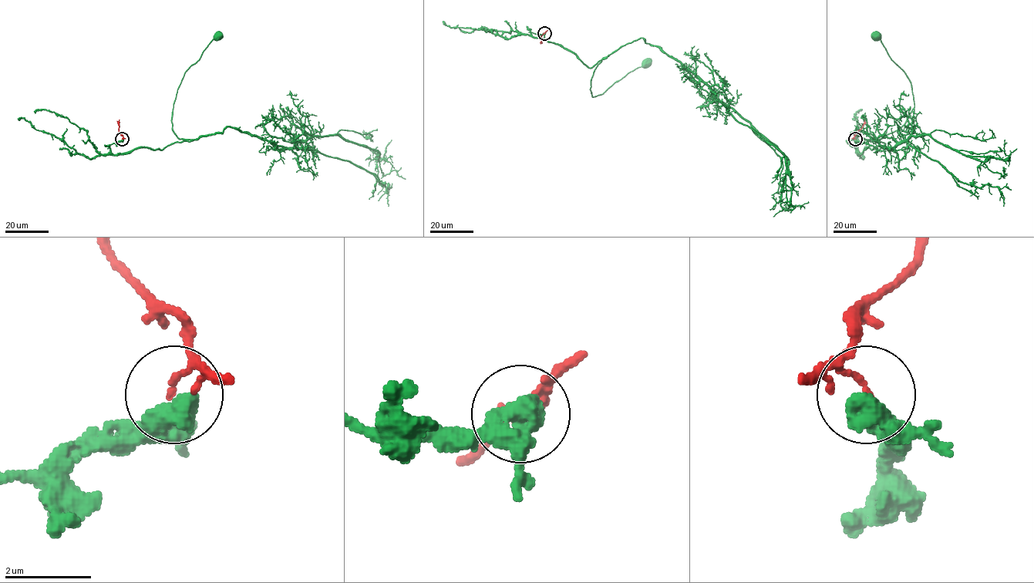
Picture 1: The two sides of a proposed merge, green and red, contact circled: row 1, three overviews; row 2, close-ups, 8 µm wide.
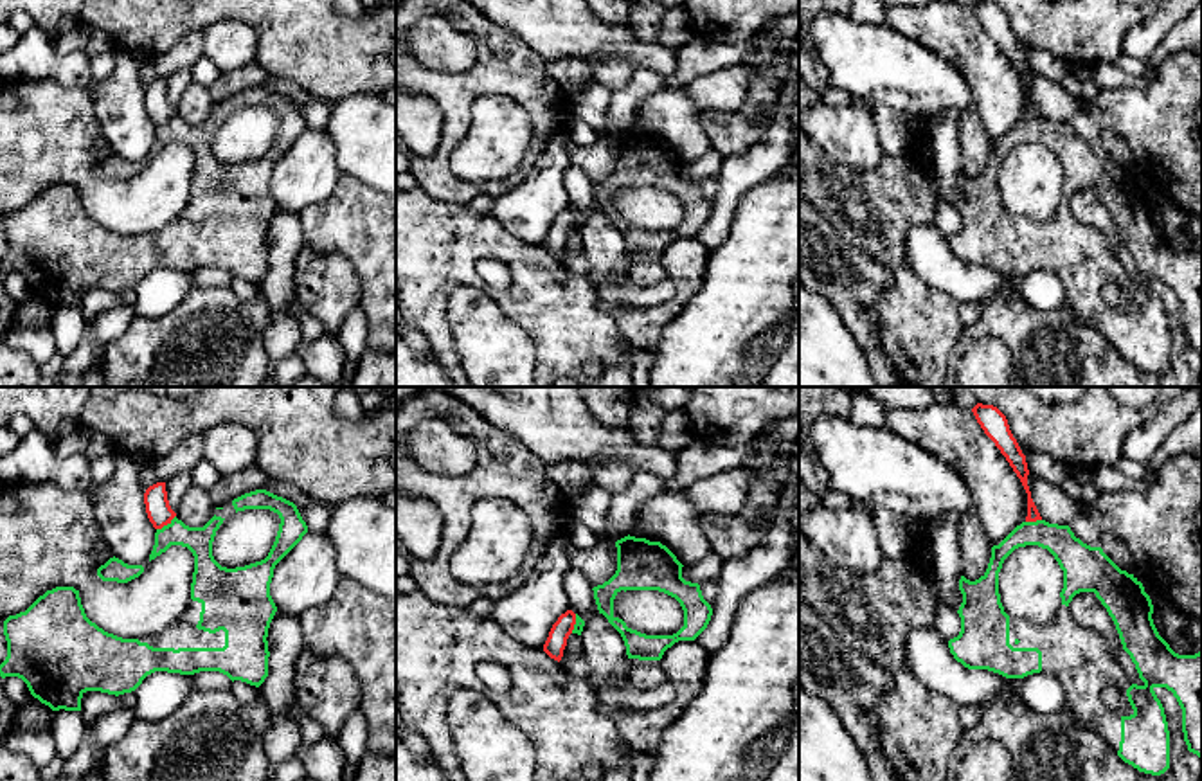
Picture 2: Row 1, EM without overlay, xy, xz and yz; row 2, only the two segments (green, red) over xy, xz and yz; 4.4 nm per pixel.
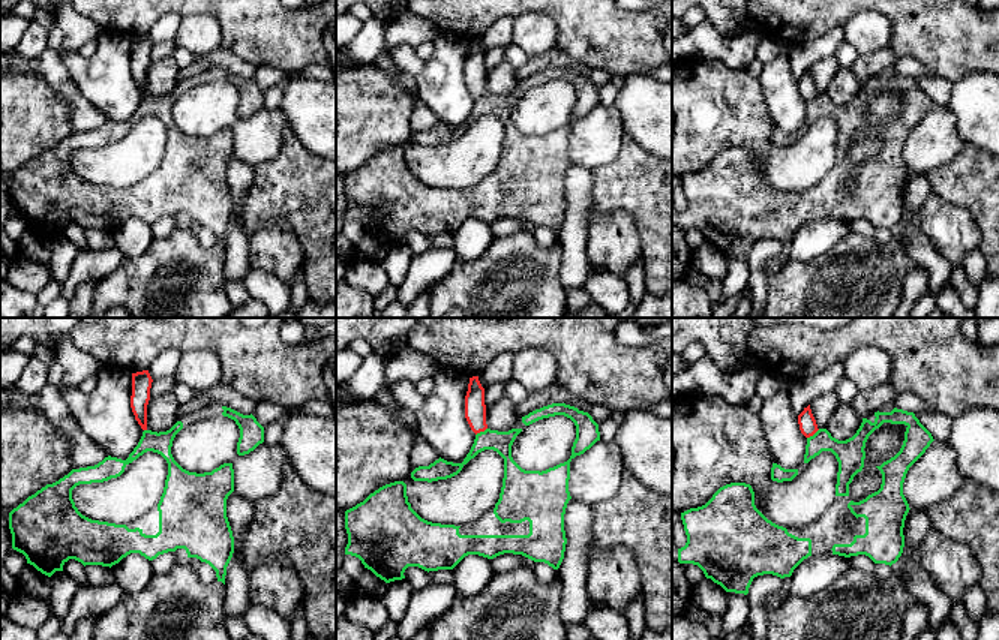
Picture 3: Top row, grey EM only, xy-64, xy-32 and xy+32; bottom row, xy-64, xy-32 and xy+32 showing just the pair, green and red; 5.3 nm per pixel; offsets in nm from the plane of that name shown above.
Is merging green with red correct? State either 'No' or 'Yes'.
No

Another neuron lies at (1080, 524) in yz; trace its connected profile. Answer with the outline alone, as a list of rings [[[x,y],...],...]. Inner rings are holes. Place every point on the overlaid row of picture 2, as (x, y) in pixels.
[[[1080,507],[1069,522],[1071,531],[1076,538],[1090,547],[1101,547],[1103,531],[1092,524],[1090,516]]]

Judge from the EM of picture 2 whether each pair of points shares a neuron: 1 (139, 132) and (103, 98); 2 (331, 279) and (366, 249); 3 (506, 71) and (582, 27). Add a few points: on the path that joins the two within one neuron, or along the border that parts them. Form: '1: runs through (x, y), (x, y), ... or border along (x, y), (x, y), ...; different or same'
1: runs through (130, 123), (112, 105); same
2: border along (310, 247), (349, 263), (360, 305); different
3: border along (502, 27), (515, 33), (544, 62); different

